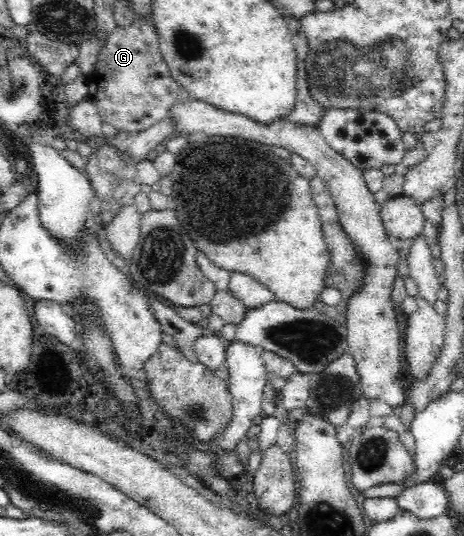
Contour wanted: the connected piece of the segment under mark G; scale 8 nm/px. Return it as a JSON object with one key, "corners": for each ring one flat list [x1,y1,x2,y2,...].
{"corners":[[135,18,130,26,124,28,116,26,114,32,110,32,107,36,98,55,98,62,88,75,86,99,95,106,102,122,111,124,117,133,138,133,150,128,153,124,166,118,166,112,168,112,170,105,174,104,178,98,180,86,171,77,160,51,158,33,149,19]]}

